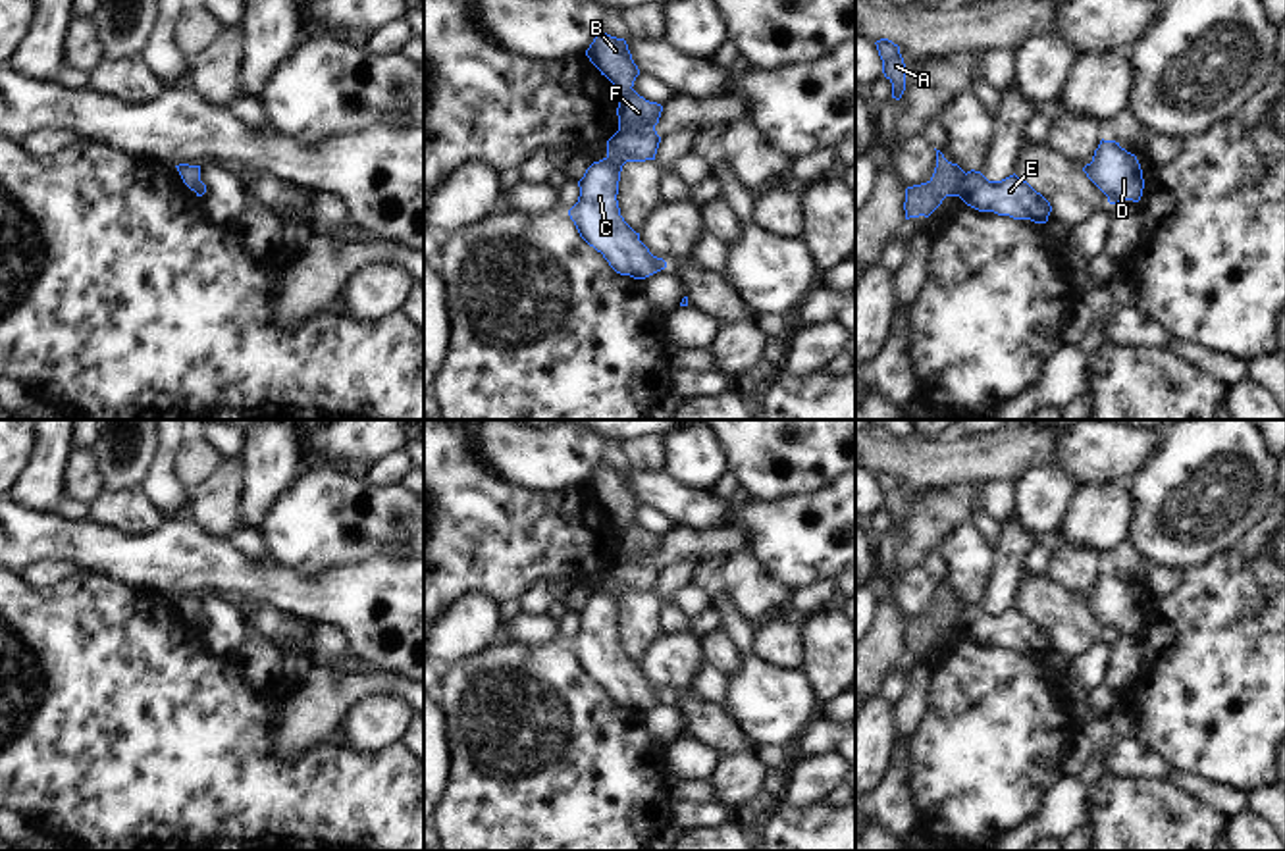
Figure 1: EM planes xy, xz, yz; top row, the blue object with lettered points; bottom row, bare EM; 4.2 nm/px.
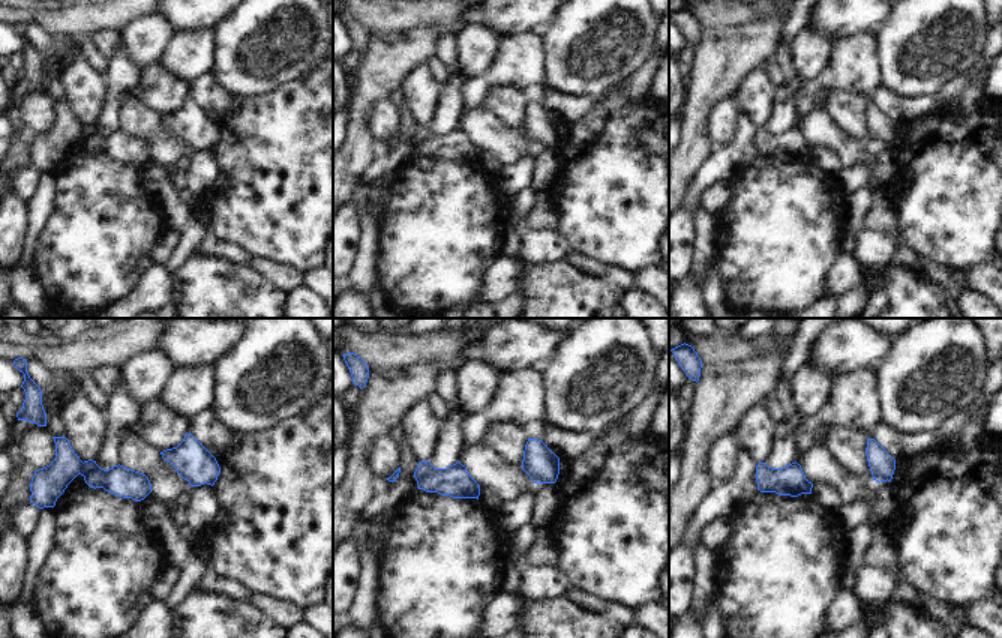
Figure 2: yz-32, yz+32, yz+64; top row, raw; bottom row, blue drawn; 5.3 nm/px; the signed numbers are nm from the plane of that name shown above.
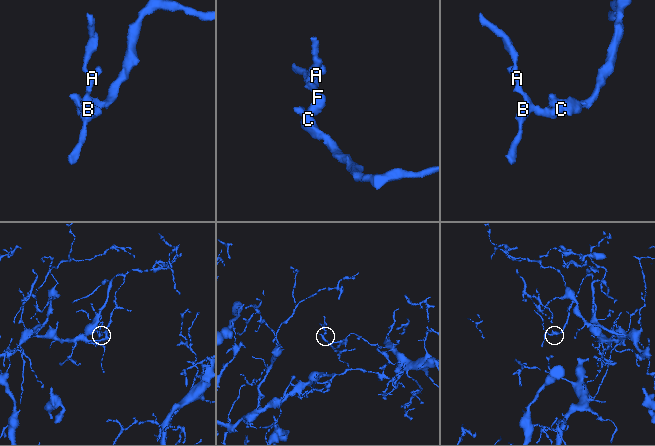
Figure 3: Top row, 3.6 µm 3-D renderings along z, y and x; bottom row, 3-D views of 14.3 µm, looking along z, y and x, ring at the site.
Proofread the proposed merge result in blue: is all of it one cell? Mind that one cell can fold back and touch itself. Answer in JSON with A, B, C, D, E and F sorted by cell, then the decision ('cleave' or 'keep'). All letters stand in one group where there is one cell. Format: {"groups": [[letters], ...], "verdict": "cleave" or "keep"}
{"groups": [["A", "B"], ["C", "D", "E", "F"]], "verdict": "cleave"}

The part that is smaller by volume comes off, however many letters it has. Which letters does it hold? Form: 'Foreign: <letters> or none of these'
Foreign: A, B

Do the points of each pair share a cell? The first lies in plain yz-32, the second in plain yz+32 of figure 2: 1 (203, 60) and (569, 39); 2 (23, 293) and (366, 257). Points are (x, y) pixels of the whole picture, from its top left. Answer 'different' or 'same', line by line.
1: different
2: same

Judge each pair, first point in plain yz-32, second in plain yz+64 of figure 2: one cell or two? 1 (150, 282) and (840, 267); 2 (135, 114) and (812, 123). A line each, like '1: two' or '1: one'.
1: one
2: one

